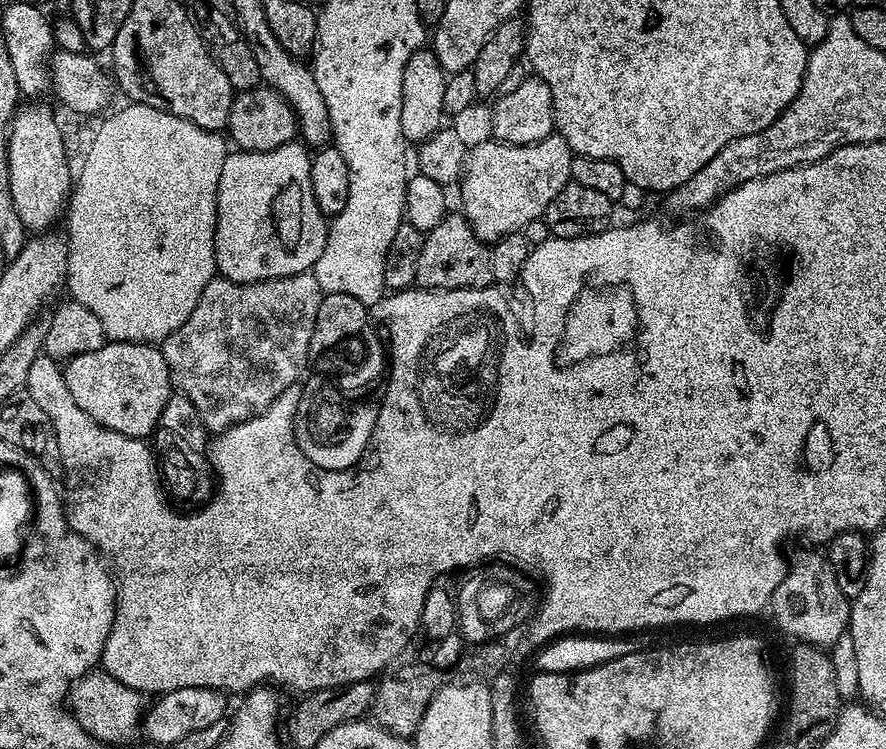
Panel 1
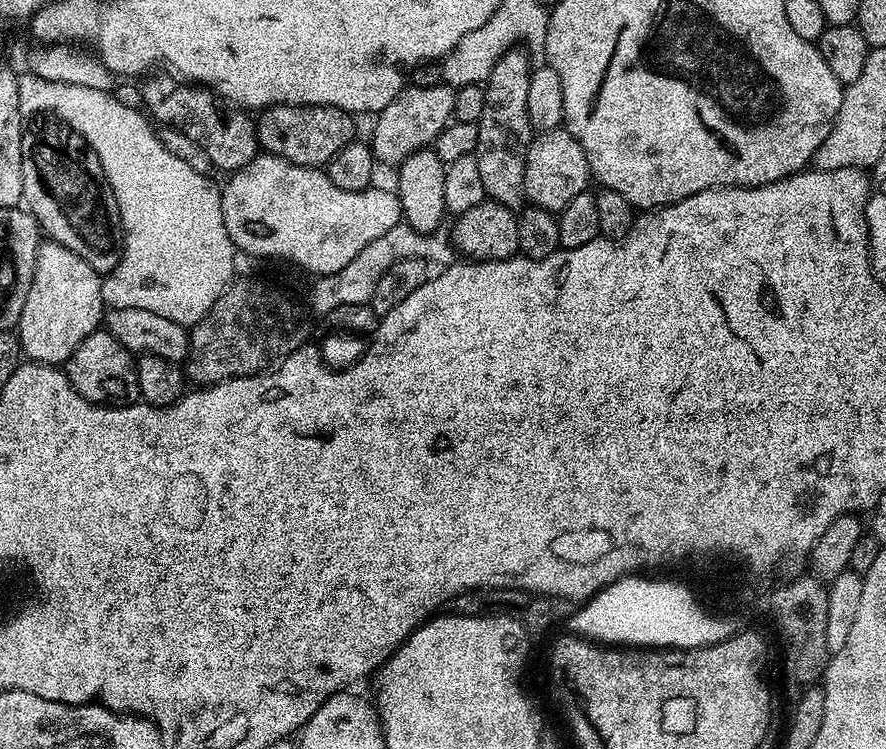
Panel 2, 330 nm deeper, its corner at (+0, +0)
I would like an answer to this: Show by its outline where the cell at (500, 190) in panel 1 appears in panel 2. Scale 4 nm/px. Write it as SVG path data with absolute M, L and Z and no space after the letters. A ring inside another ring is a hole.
M563 127L553 132L541 132L533 139L526 154L524 167L524 195L535 207L559 214L570 198L586 191L590 184L590 173L586 154L582 146Z

